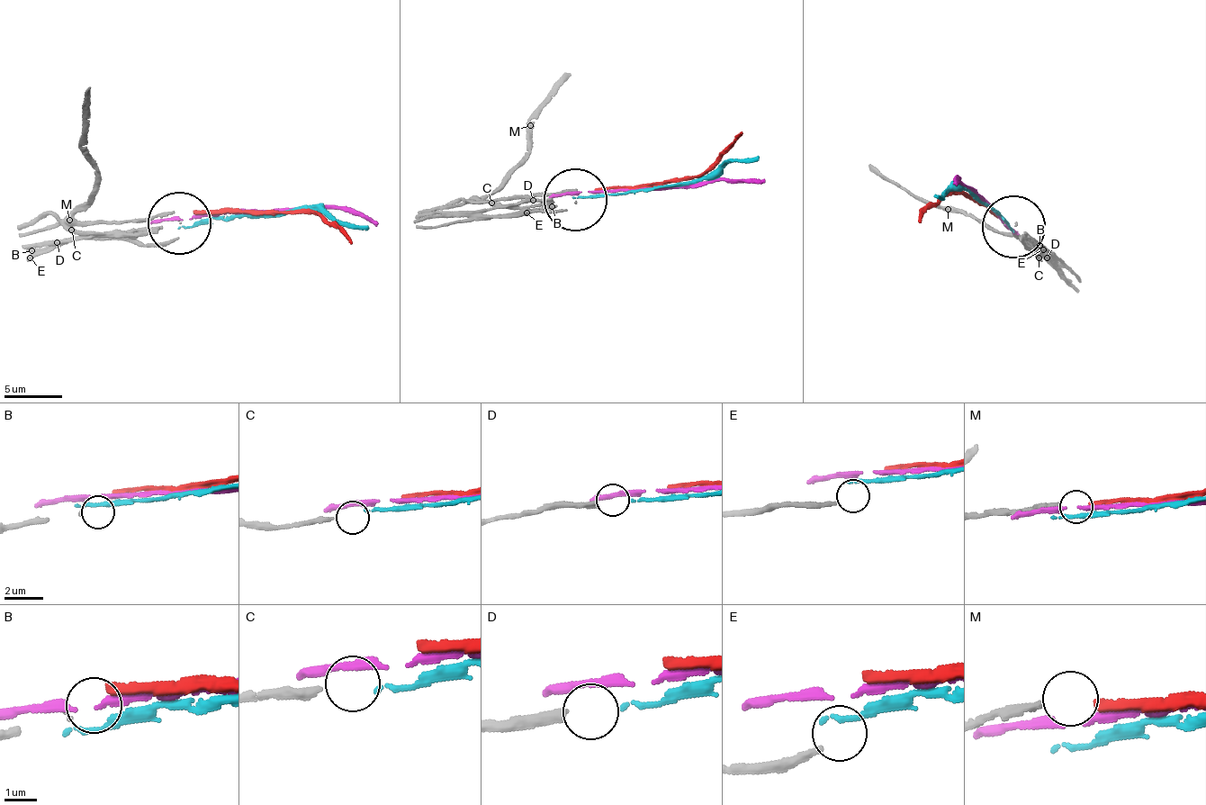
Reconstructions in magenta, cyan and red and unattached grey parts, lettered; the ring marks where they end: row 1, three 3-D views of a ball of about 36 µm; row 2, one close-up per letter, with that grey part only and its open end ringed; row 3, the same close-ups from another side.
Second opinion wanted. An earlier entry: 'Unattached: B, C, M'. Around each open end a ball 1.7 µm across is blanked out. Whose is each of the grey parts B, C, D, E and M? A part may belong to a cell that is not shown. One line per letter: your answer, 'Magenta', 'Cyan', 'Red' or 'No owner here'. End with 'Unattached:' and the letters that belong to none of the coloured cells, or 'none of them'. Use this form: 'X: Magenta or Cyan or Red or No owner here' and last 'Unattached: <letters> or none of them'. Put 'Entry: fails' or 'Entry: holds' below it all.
B: No owner here
C: No owner here
D: Cyan
E: No owner here
M: Red
Unattached: B, C, E
Entry: fails

